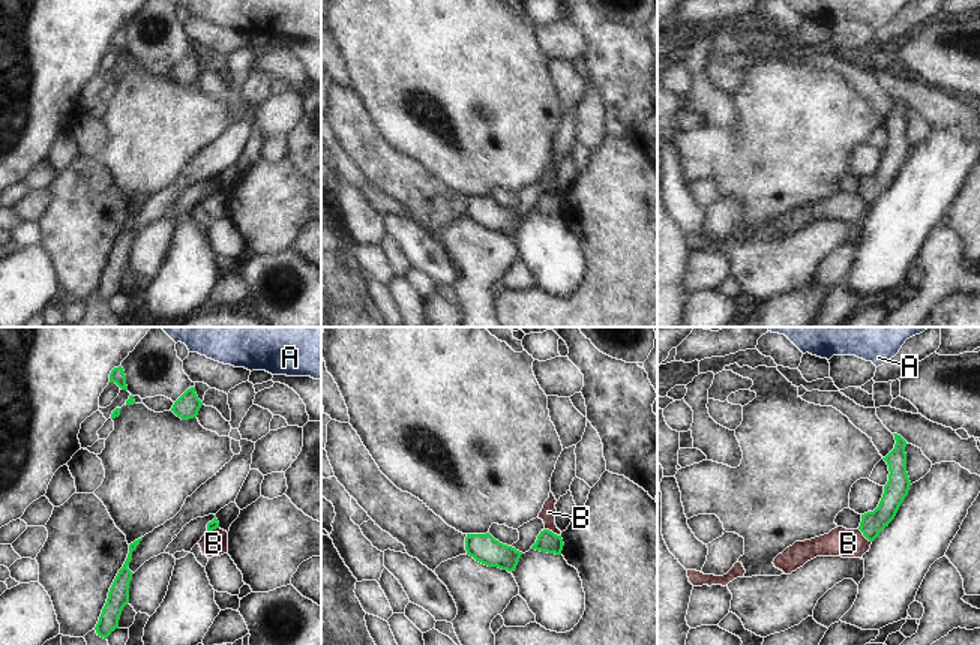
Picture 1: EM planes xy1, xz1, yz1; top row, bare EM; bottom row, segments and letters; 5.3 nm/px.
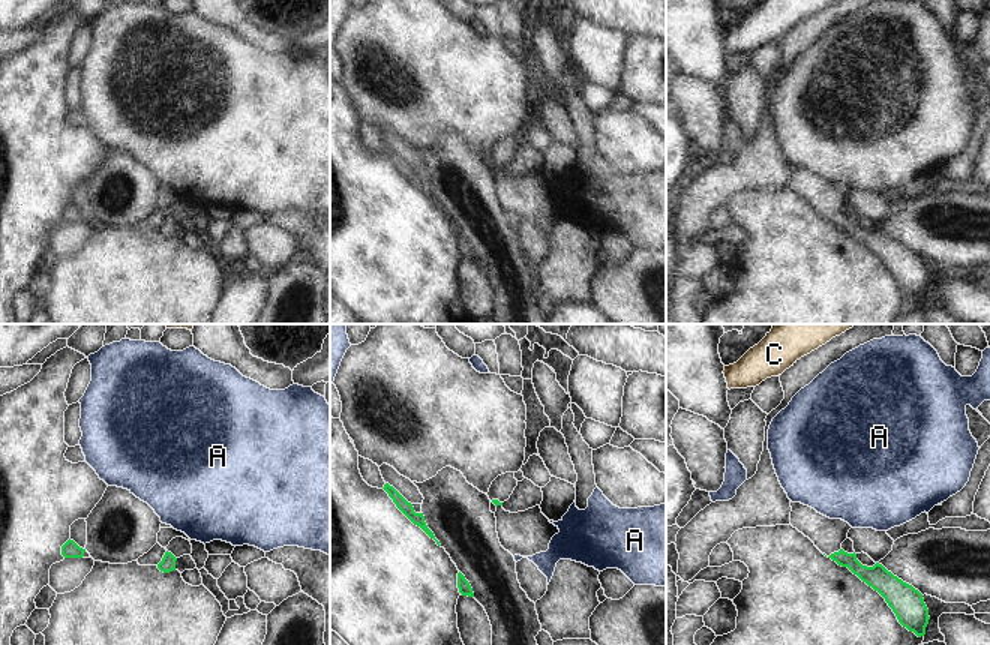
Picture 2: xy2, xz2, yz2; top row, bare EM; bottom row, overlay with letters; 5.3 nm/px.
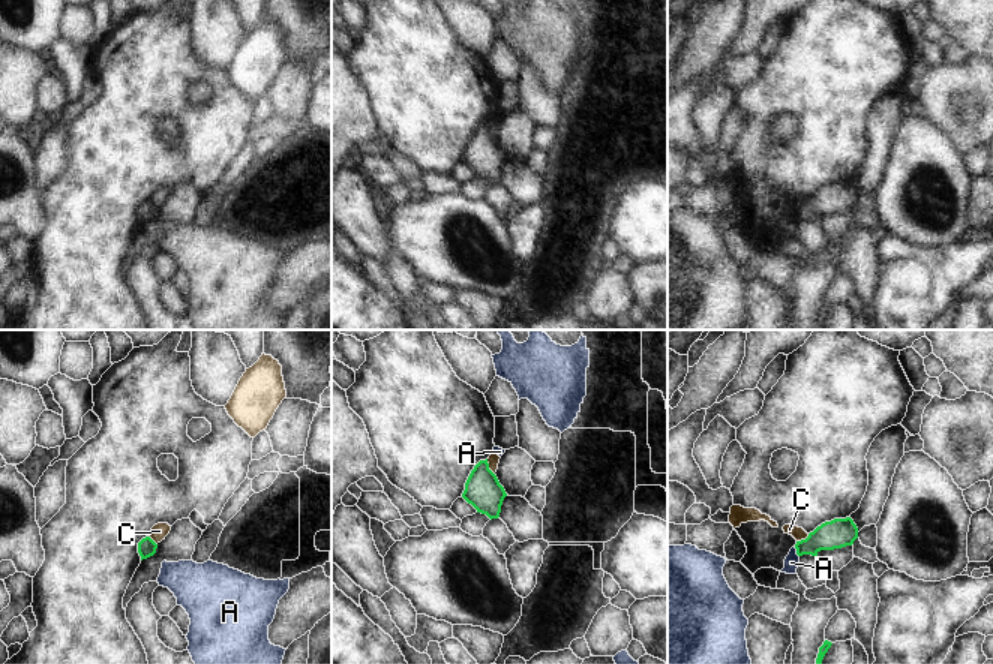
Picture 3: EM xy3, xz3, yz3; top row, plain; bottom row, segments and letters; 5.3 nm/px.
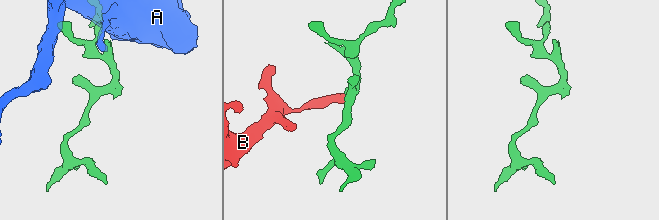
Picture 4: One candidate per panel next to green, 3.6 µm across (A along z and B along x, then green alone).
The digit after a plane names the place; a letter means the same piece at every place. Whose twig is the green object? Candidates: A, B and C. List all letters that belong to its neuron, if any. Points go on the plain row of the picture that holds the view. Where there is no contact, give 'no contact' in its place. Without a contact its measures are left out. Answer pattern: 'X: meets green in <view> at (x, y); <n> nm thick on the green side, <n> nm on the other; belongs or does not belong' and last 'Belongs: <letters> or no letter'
A: meets green in yz3 at (797, 216); 160 nm thick on the green side, 80 nm on the other; does not belong
B: meets green in xz1 at (553, 197); 110 nm thick on the green side, 80 nm on the other; does not belong
C: meets green in xz3 at (488, 131); 190 nm thick on the green side, 60 nm on the other; does not belong
Belongs: no letter

